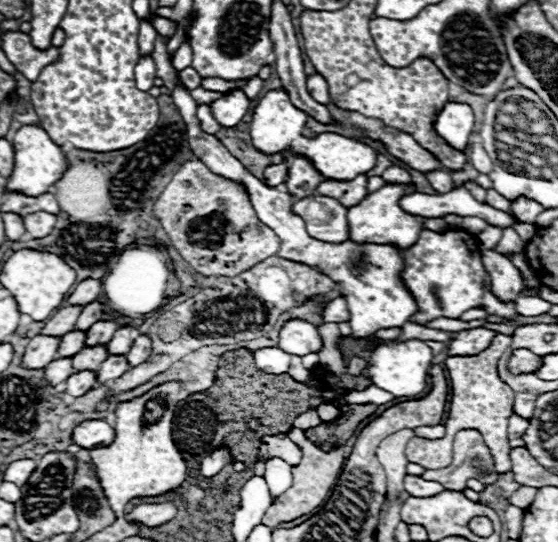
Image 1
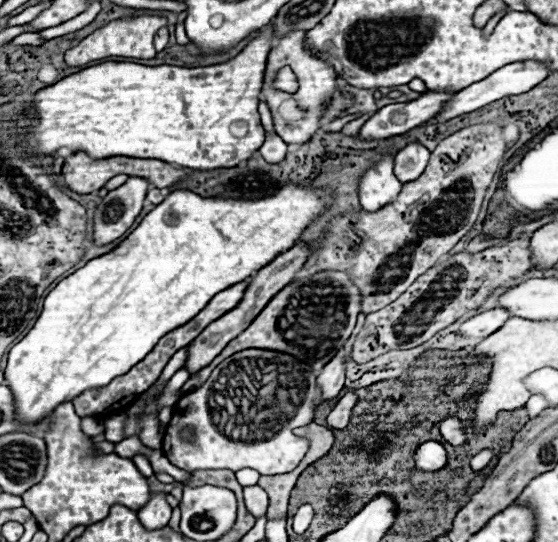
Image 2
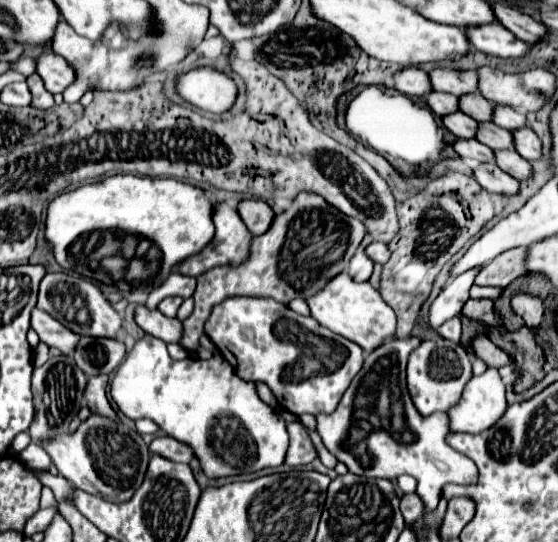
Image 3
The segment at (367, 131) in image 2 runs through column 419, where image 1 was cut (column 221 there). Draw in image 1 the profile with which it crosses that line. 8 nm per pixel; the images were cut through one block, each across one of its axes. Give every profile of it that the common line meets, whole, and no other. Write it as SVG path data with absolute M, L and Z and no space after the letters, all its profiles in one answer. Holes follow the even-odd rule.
M232 90L232 92L224 94L222 98L214 100L214 104L210 104L210 110L212 110L214 120L220 126L232 128L244 118L244 114L248 112L248 106L250 106L250 100L244 96L244 92Z

